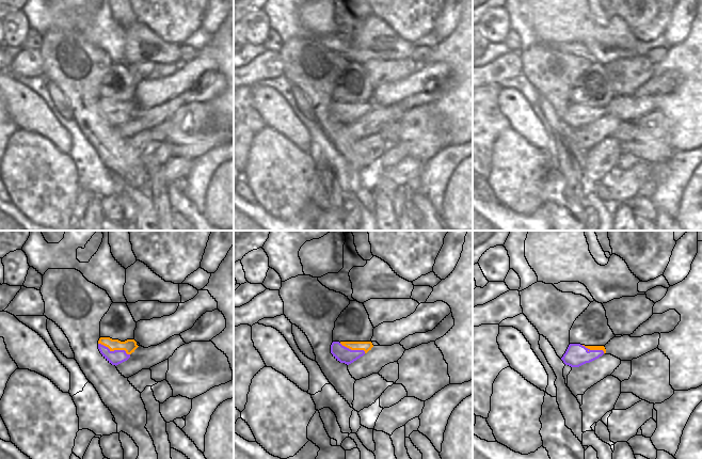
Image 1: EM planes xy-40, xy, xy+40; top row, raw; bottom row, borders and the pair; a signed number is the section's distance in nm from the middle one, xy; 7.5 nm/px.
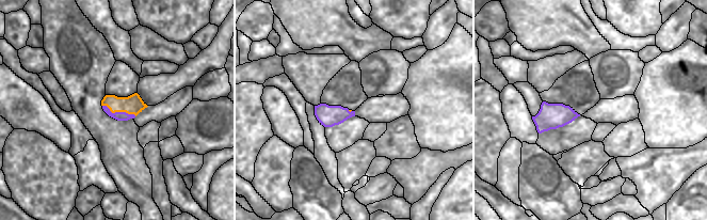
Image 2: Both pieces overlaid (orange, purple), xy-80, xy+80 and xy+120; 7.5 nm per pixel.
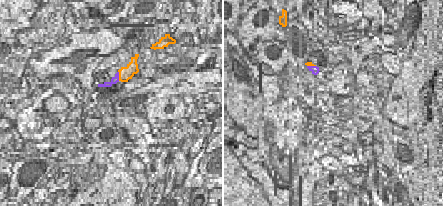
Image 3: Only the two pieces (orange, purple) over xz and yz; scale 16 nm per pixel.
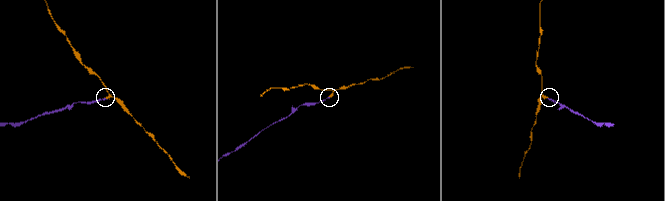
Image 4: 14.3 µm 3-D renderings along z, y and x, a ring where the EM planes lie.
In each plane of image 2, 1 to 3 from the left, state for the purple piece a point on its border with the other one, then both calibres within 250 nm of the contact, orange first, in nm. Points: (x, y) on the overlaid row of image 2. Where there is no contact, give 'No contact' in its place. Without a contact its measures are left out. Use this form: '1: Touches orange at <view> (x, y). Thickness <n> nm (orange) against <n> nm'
1: Touches orange at xy-80 (119, 111). Thickness 140 nm (orange) against 60 nm
2: Touches orange at xy+80 (350, 111). Thickness 20 nm (orange) against 160 nm
3: No contact

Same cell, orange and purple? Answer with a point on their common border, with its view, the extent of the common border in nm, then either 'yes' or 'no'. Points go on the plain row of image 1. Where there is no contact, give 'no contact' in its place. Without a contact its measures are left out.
xy-40 (114, 110) | 260 nm | no

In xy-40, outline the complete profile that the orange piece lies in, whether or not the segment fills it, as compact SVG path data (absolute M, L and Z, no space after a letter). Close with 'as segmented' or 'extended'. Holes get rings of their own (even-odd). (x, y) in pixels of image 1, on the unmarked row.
M100 98L98 105L108 108L110 112L125 111L127 115L131 115L139 108L134 100L121 102L118 100L112 100L110 98Z; as segmented

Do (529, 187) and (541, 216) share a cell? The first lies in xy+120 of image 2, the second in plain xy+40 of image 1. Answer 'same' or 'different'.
different

